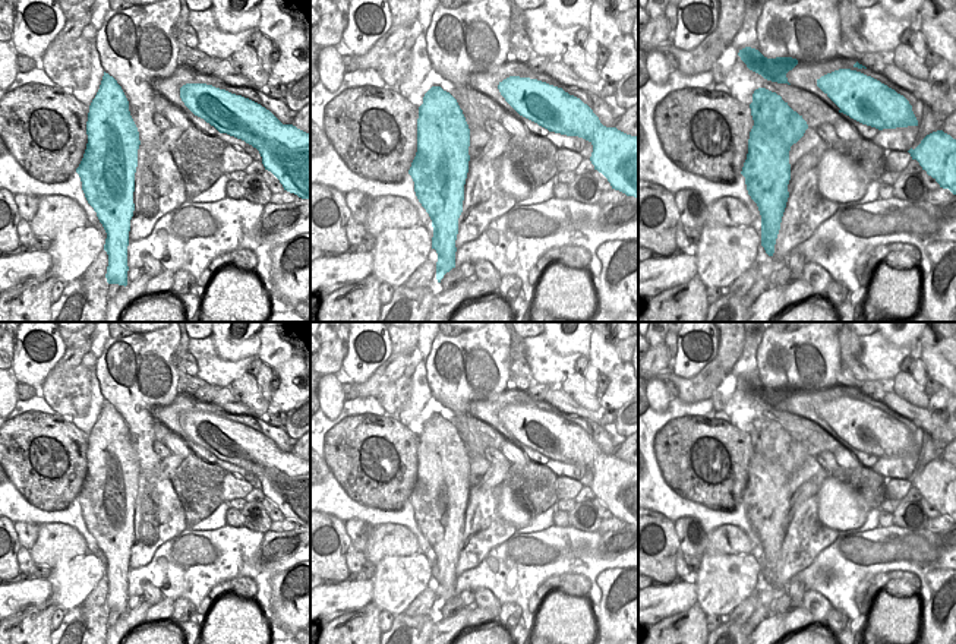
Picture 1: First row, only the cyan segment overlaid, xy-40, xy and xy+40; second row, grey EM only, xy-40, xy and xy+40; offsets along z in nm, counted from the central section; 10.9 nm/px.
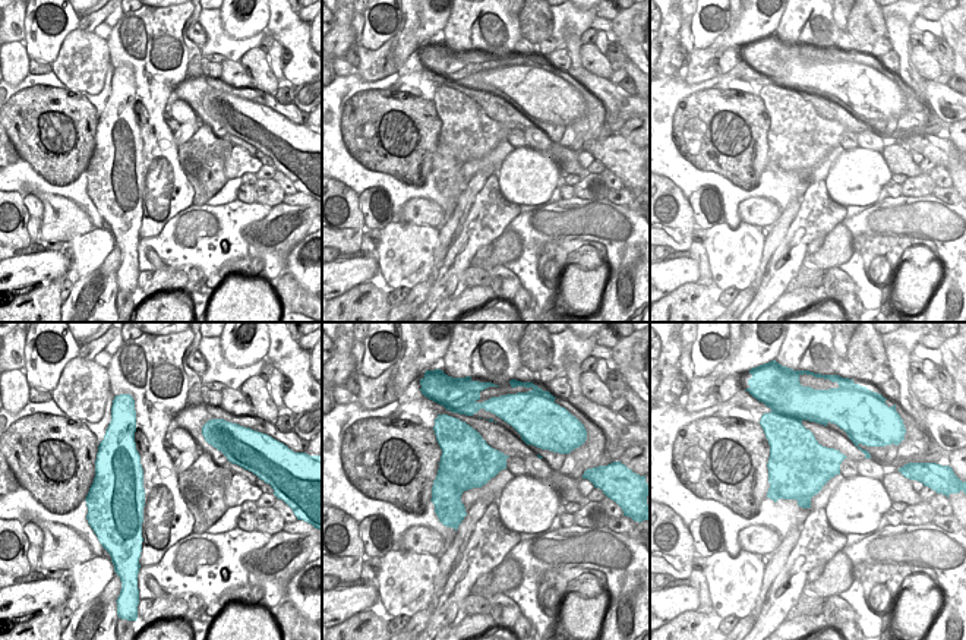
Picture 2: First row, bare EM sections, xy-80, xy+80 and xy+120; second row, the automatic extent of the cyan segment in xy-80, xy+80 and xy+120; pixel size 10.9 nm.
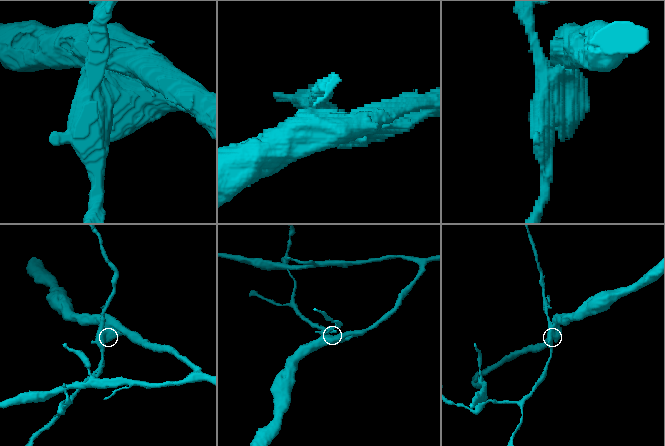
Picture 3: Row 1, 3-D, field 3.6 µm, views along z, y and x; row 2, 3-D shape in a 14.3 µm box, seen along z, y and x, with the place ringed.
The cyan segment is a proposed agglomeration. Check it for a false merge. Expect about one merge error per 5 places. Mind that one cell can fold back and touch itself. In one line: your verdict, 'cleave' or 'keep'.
cleave

